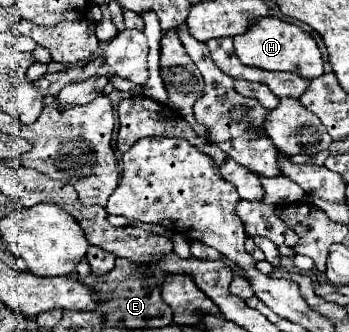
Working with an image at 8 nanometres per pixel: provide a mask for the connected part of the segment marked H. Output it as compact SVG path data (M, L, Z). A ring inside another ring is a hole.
M261 17L255 25L251 25L243 35L237 35L233 41L239 61L249 67L265 71L291 71L305 79L315 79L325 69L321 51L311 33L277 17Z

